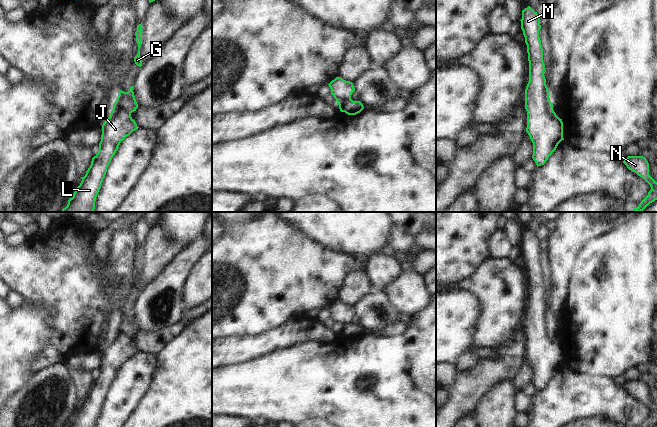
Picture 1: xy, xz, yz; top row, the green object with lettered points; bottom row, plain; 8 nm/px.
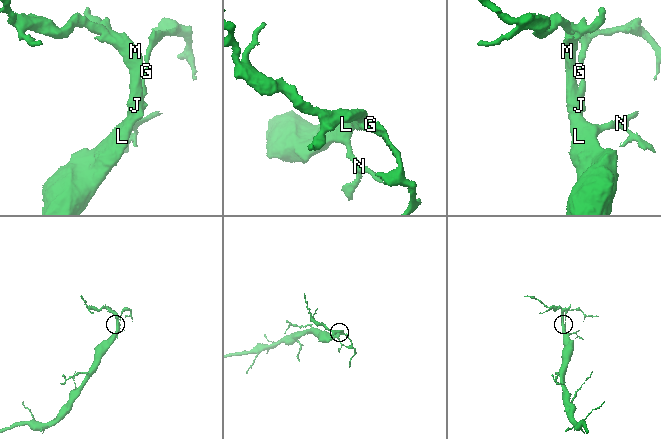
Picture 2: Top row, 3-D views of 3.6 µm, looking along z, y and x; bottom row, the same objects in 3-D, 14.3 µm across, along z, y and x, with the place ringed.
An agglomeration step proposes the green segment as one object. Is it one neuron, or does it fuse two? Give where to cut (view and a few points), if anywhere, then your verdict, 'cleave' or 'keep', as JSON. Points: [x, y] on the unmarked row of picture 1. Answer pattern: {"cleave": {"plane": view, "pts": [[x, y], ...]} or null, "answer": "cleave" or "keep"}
{"cleave": {"plane": "xy", "pts": [[114, 328], [130, 338]]}, "answer": "cleave"}

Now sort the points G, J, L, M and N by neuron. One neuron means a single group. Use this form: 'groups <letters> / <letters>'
groups G / J L M N

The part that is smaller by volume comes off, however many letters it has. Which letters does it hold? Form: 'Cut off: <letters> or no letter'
Cut off: G

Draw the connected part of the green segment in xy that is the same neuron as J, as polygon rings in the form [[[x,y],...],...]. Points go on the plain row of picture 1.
[[[113,329],[110,340],[102,349],[99,375],[92,382],[90,391],[68,427],[95,427],[107,392],[120,367],[138,352],[131,338]]]

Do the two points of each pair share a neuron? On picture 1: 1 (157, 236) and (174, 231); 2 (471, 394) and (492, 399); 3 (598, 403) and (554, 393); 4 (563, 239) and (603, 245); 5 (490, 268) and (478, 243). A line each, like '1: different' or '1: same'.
1: different
2: different
3: same
4: different
5: different

